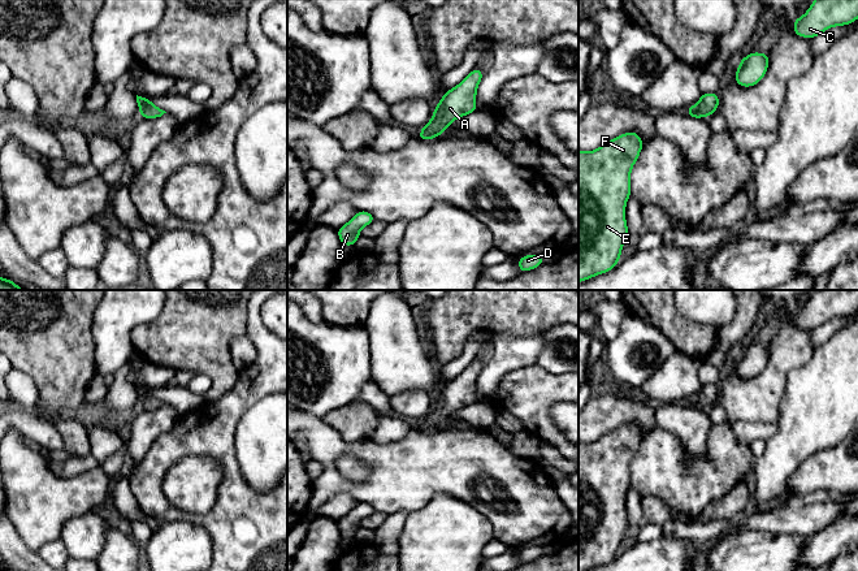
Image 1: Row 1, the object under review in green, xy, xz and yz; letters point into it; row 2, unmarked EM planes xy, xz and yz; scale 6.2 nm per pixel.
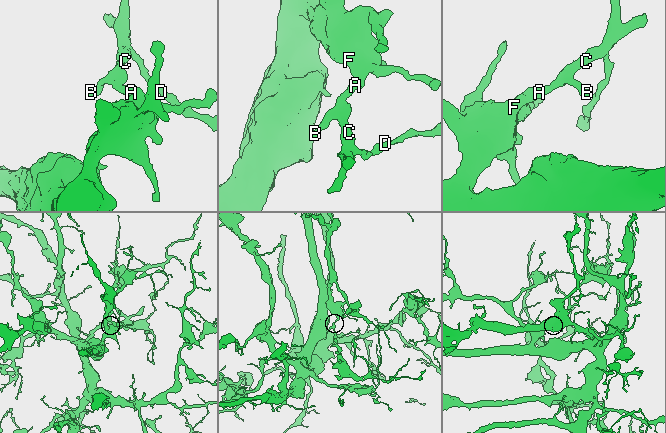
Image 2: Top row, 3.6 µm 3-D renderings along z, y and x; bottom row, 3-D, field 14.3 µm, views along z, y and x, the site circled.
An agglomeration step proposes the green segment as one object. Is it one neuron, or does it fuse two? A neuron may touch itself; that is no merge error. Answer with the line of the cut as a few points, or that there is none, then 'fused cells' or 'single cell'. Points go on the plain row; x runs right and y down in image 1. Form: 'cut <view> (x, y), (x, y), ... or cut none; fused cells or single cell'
cut none; single cell

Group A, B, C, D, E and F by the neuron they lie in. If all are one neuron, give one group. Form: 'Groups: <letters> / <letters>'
Groups: A B C D E F

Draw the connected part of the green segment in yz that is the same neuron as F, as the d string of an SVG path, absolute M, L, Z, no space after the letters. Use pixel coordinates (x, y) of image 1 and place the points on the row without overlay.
M624 424L590 444L578 441L578 571L610 563L619 553L628 529L625 496L630 484L630 462L644 440L641 428Z

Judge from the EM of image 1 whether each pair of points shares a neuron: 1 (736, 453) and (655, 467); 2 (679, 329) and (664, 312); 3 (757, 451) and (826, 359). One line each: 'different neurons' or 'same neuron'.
1: same neuron
2: same neuron
3: different neurons

